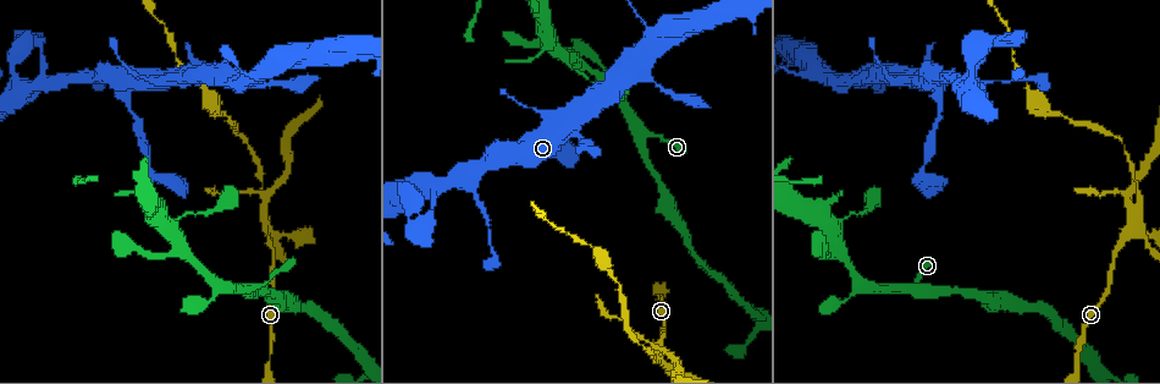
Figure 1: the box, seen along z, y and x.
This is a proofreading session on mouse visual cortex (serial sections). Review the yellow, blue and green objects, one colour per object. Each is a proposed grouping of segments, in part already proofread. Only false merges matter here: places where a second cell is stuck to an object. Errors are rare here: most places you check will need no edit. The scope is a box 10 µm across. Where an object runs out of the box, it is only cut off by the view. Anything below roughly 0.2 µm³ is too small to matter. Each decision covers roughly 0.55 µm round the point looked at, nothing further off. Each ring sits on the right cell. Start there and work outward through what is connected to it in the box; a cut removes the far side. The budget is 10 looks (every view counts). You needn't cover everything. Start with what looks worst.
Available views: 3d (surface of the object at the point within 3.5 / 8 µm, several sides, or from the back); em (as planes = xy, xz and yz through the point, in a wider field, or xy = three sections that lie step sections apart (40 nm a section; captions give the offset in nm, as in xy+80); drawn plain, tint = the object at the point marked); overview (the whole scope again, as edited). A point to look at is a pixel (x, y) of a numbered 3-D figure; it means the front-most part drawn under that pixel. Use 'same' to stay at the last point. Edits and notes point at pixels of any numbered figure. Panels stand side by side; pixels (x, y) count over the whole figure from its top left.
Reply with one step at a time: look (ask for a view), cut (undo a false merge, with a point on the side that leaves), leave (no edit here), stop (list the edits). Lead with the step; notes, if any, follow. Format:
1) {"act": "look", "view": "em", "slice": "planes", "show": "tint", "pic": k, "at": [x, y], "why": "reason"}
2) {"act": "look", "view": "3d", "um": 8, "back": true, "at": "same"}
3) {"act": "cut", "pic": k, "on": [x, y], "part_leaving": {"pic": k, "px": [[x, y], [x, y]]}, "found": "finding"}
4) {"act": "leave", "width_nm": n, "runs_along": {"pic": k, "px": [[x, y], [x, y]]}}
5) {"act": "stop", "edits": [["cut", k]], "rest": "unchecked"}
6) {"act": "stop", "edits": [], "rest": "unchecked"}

{"act": "look", "view": "3d", "um": 3.5, "pic": 1, "at": [1131, 230]}

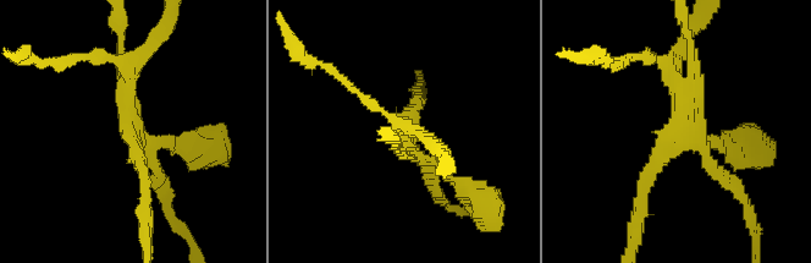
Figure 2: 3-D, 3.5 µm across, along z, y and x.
{"act": "look", "view": "em", "slice": "xy", "step": 2, "show": "tint", "pic": 2, "at": [673, 135]}

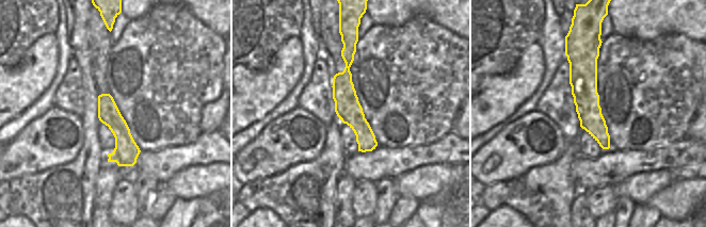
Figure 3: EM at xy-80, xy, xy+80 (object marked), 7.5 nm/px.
{"act": "cut", "pic": 2, "on": [185, 149], "part_leaving": {"pic": 2, "px": [[688, 80], [688, 31]]}, "found": "a second cell is stuck on"}

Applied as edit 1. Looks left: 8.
{"act": "look", "view": "3d", "um": 3.5, "pic": 1, "at": [643, 137], "why": "a fork"}

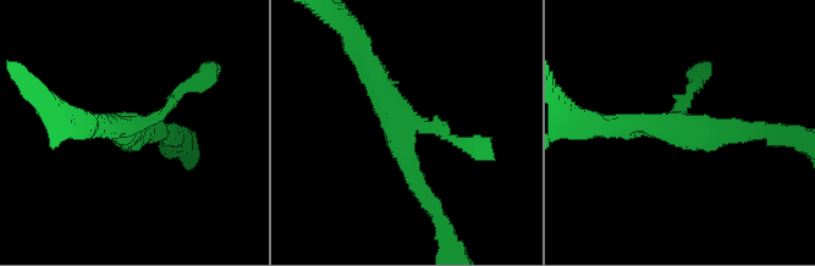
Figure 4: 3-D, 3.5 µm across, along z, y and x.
{"act": "look", "view": "em", "slice": "xy", "step": 2, "show": "tint", "pic": 4, "at": [131, 121]}

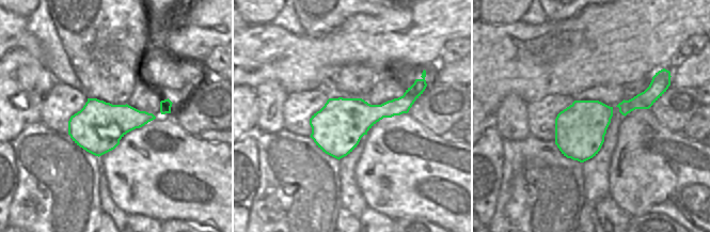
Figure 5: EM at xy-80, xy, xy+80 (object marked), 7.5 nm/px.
{"act": "leave", "runs_along": {"pic": 4, "px": [[473, 148], [395, 120], [368, 64]]}, "found": "continuous, no second cell"}

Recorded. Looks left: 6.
{"act": "look", "view": "3d", "um": 3.5, "pic": 1, "at": [261, 73], "why": "a fork"}

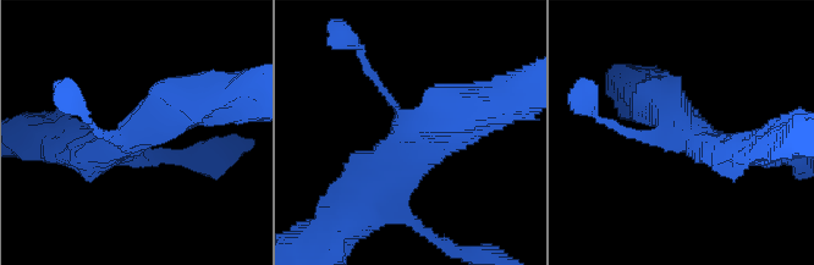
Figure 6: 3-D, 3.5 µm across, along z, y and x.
{"act": "look", "view": "em", "slice": "planes", "show": "tint", "pic": 6, "at": [686, 130], "arms": 3, "arm_widths_nm": [100, 450, 600], "why": "now the EM"}

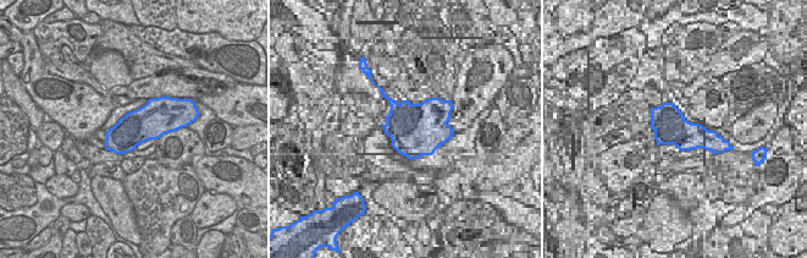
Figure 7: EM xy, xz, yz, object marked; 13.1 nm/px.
{"act": "leave", "width_nm": 440, "runs_along": {"pic": 6, "px": [[367, 194], [414, 132], [479, 110]]}, "found": "all the same cell"}

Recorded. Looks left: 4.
{"act": "look", "view": "3d", "um": 3.5, "pic": 1, "at": [21, 89], "why": "arms part here"}

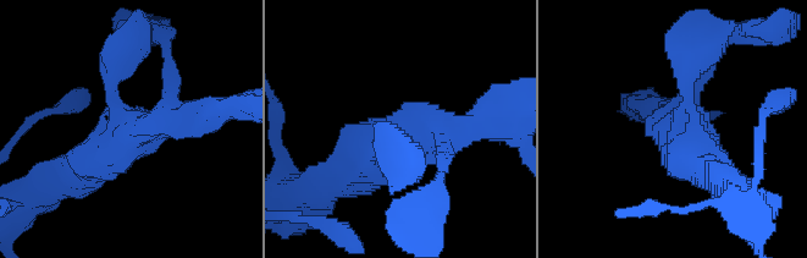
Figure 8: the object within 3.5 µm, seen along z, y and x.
{"act": "look", "view": "em", "slice": "xy", "step": 2, "show": "tint", "pic": 8, "at": [681, 128], "why": "shape alone is not enough"}

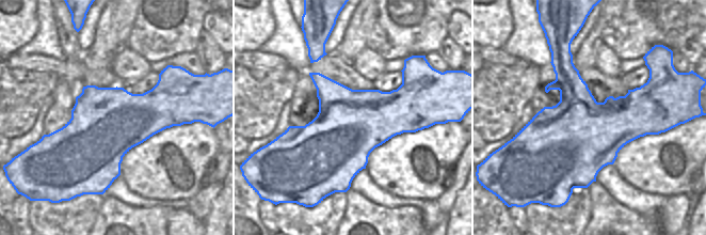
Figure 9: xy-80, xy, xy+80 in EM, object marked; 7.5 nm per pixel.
{"act": "leave", "runs_along": {"pic": 8, "px": [[208, 114], [128, 130], [72, 175]]}, "found": "all the same cell"}

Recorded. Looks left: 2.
{"act": "stop", "edits": [["cut", 2]], "rest": "unchecked"}

